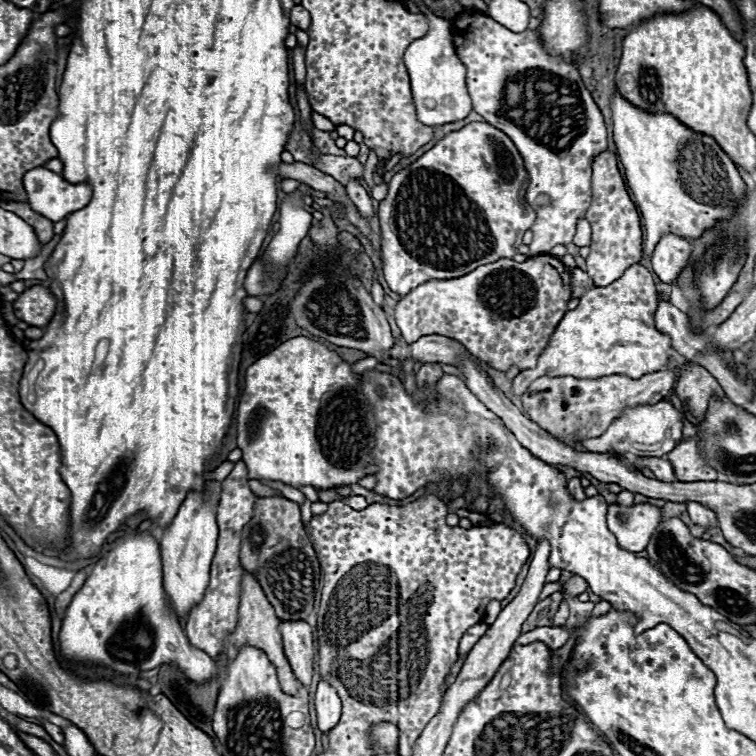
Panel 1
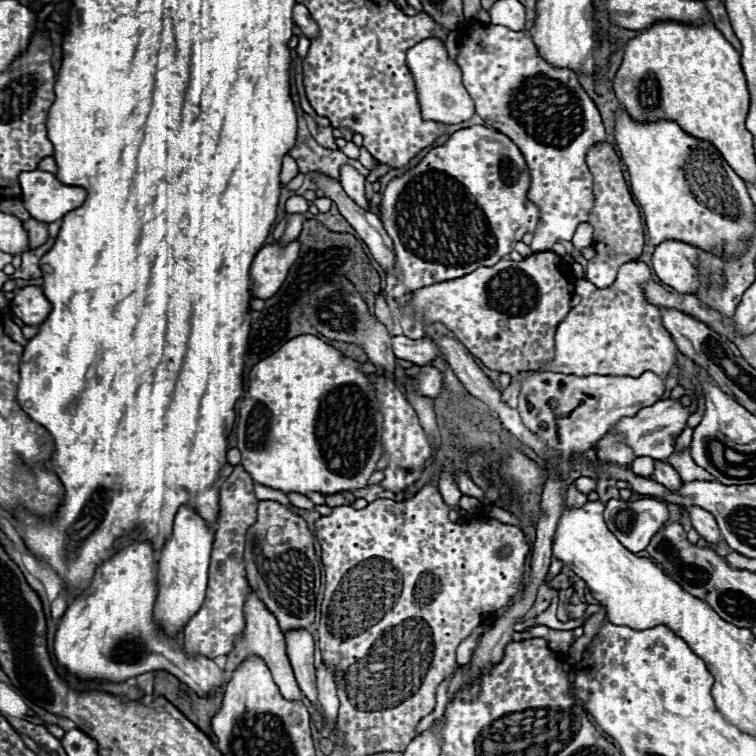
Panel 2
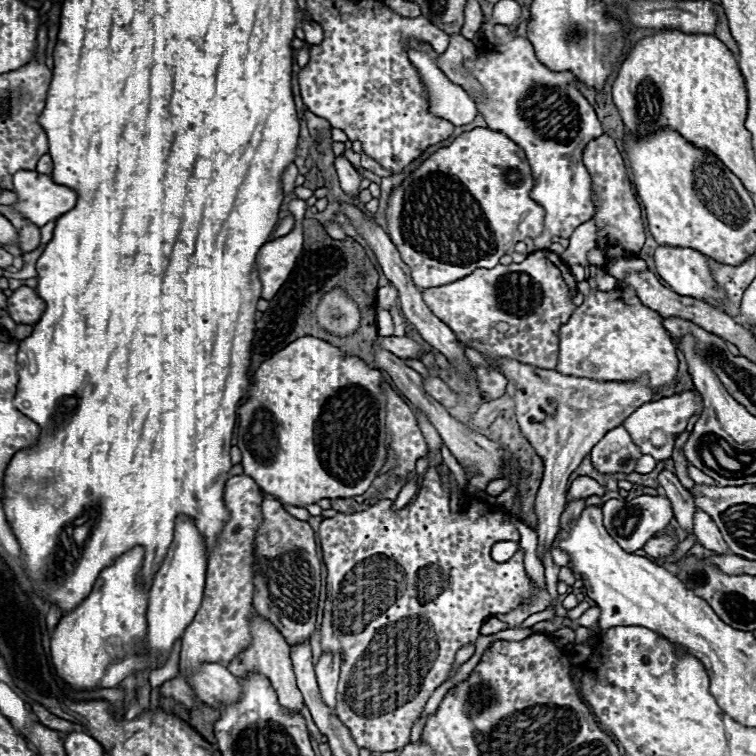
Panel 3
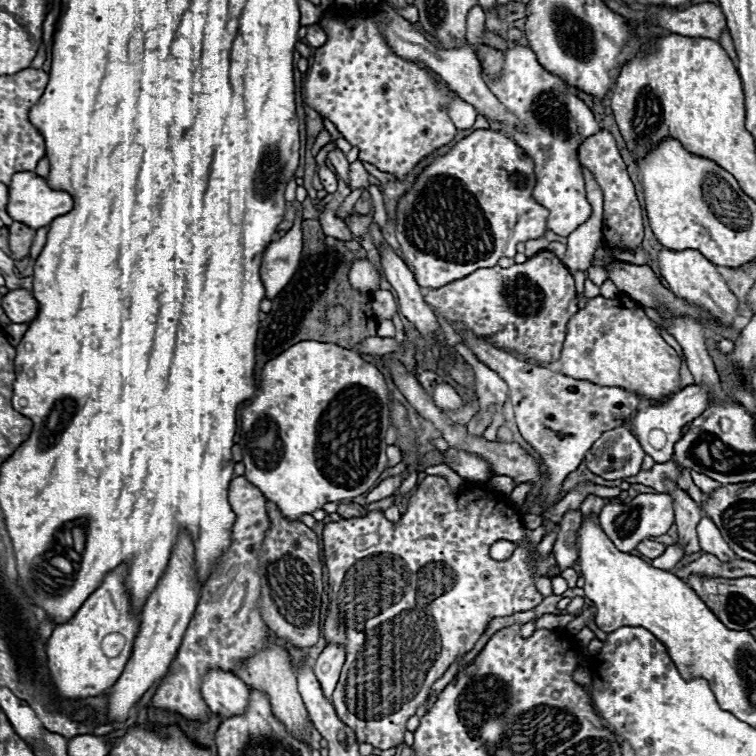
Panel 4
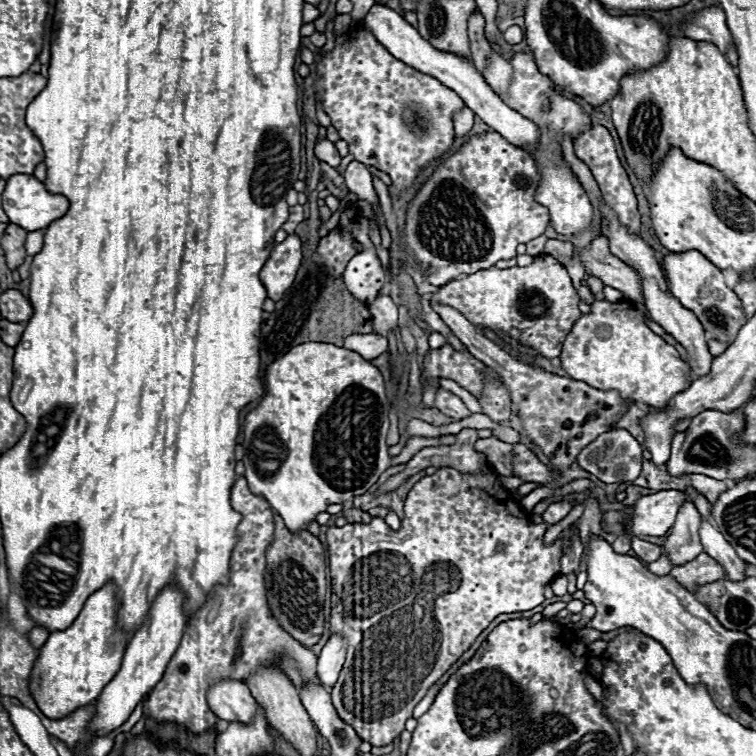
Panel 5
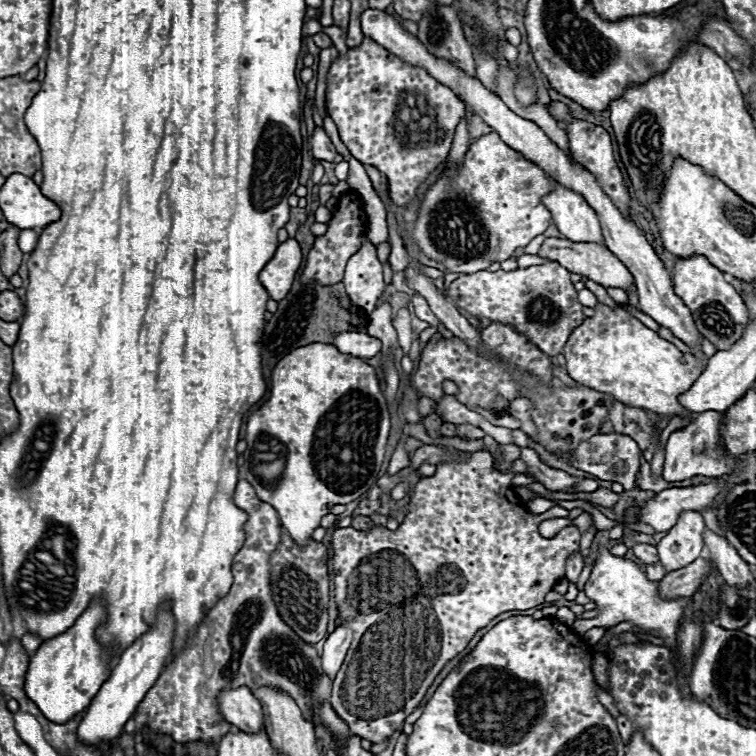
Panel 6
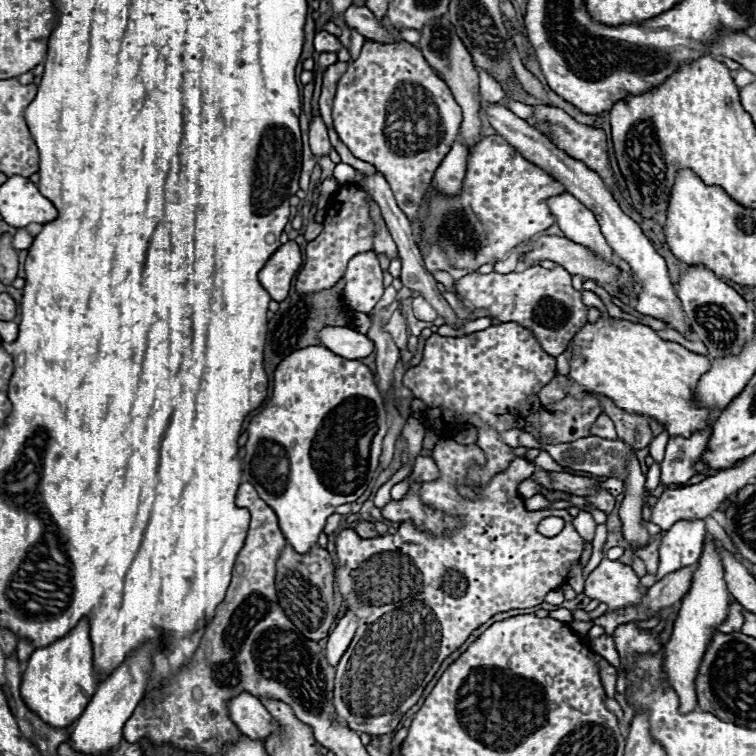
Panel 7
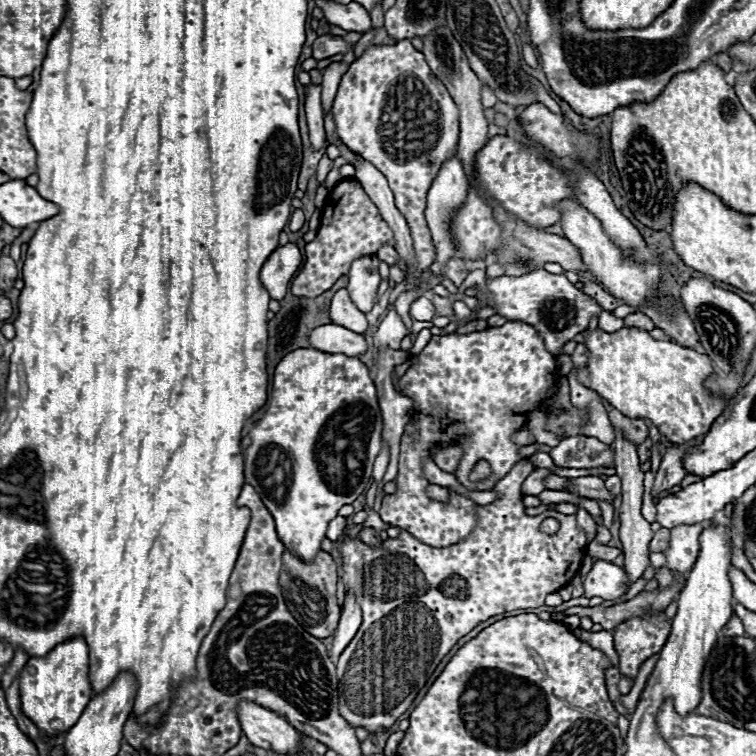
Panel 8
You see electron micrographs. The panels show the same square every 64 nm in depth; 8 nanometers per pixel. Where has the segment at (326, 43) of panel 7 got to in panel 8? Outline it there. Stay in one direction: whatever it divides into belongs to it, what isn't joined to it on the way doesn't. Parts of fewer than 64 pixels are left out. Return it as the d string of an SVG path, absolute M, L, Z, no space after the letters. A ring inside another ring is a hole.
M322 34L316 38L314 42L314 58L316 60L324 60L324 58L330 58L334 54L344 54L348 50L346 42L338 36L332 36L332 34Z

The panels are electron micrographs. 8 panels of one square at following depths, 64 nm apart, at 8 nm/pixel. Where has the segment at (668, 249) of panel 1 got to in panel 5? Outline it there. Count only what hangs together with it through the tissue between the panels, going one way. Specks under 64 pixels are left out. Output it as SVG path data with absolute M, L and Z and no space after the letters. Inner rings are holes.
M688 250L682 254L666 254L662 258L662 270L666 274L670 292L680 300L684 308L692 310L698 316L706 332L716 336L716 340L720 342L732 342L736 338L746 318L742 312L740 298L724 284L724 276L720 268L708 262L700 252Z

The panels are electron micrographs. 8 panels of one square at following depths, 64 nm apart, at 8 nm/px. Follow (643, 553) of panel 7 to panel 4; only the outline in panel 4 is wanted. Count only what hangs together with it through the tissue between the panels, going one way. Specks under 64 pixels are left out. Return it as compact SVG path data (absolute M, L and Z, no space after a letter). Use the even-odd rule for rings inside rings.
M644 540L644 542L640 542L640 546L638 546L636 550L640 550L644 558L650 558L650 560L654 560L654 558L658 558L660 554L664 554L666 546L664 546L662 542L654 542L654 540Z

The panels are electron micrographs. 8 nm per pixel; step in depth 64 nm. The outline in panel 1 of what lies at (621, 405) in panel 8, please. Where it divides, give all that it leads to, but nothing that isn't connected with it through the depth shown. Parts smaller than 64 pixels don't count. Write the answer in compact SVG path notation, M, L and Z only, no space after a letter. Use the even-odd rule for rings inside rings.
M642 264L630 266L622 278L610 286L594 286L580 298L580 304L574 310L568 310L560 320L548 346L540 354L536 368L522 370L514 378L514 396L520 396L536 378L542 376L602 378L622 374L628 378L640 378L662 370L668 364L670 338L654 326L656 304L658 292L652 274Z

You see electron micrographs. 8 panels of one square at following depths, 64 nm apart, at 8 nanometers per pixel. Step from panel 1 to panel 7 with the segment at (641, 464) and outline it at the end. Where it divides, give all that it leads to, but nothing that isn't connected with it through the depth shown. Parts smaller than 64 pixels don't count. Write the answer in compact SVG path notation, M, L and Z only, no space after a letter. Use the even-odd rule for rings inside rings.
M704 520L676 522L660 540L660 568L656 574L657 581L674 570L696 564L704 550L704 538Z

